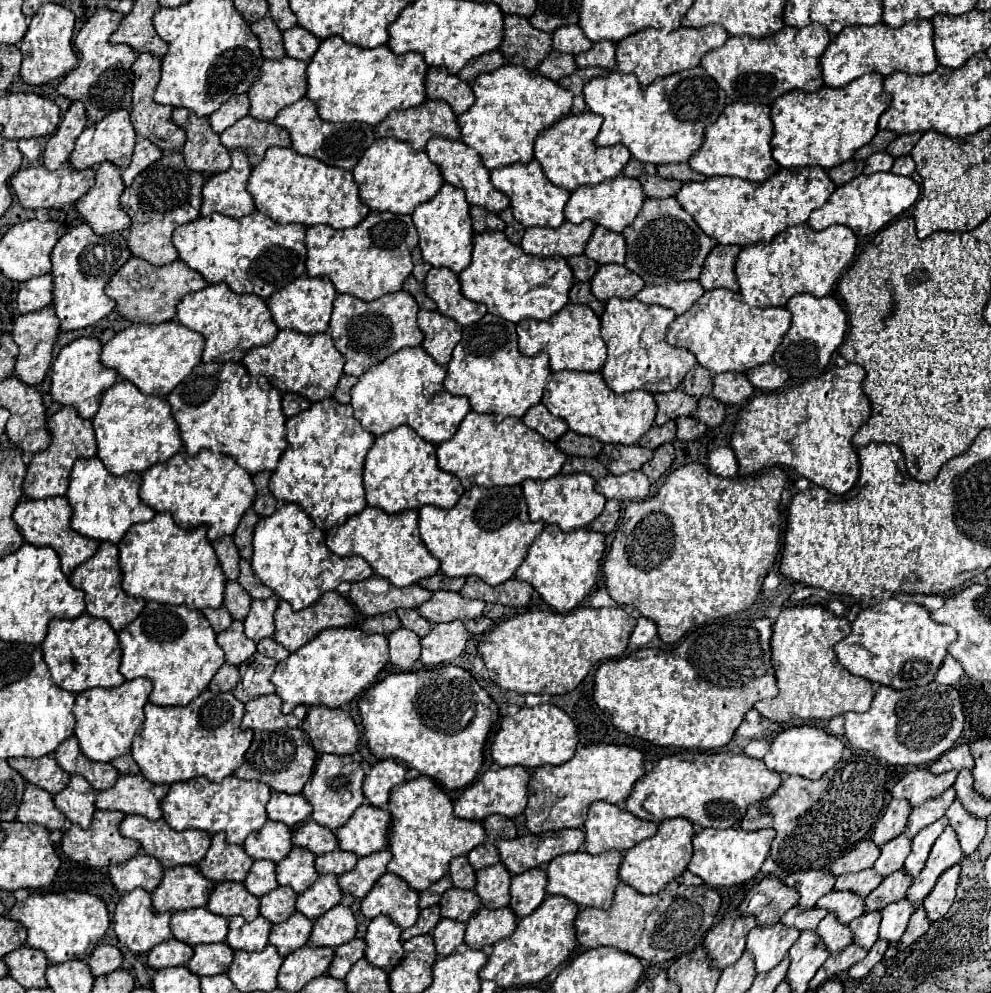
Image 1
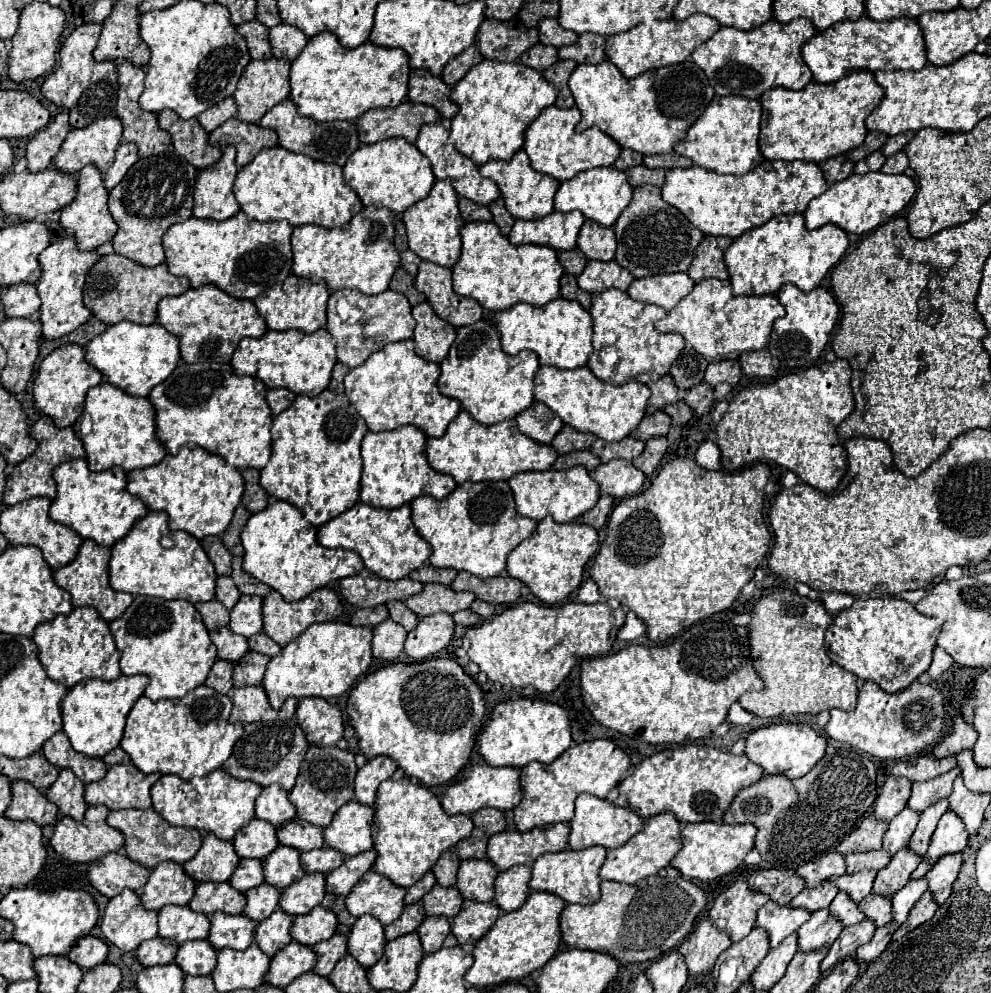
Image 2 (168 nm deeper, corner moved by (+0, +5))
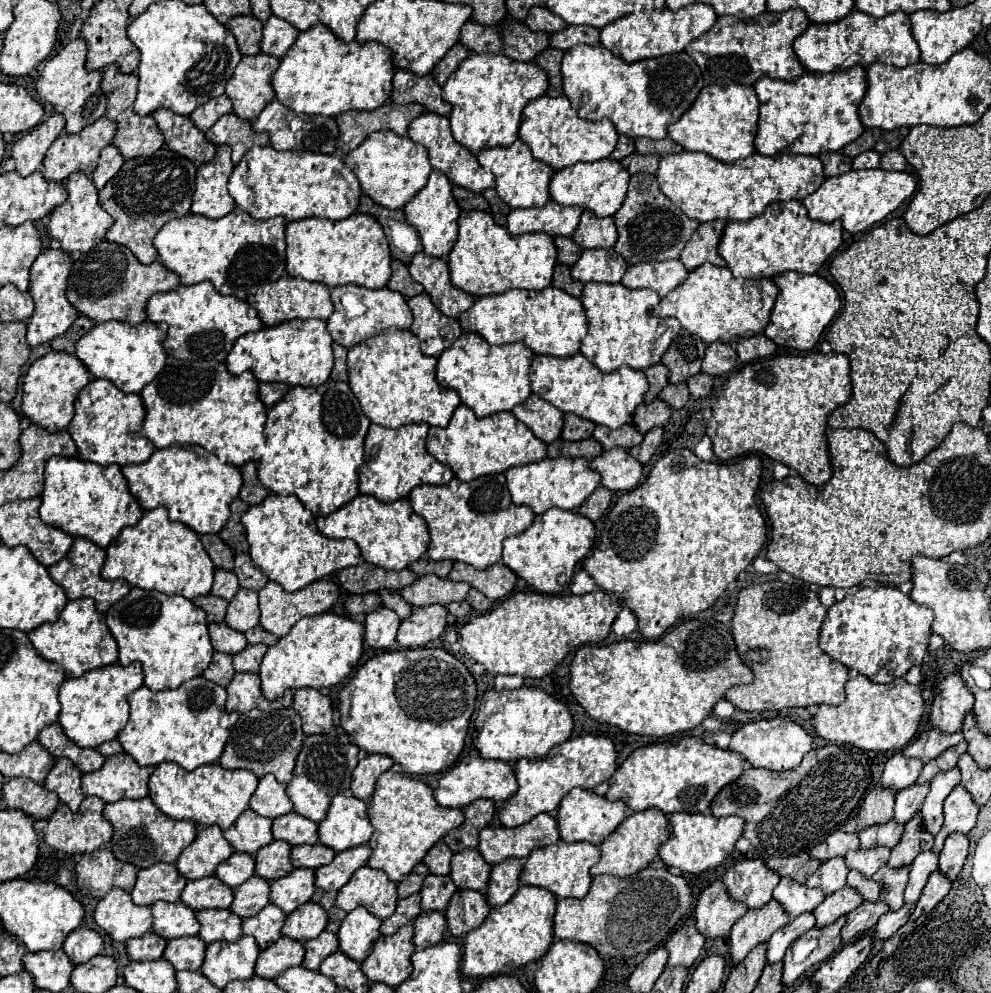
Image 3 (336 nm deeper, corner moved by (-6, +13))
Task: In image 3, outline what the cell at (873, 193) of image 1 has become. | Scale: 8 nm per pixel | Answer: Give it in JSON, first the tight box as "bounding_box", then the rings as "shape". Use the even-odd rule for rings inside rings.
{"bounding_box":[804,170,916,234],"shape":[[[850,170],[842,176],[826,178],[824,184],[810,196],[804,198],[808,216],[820,222],[840,220],[844,230],[858,234],[874,224],[882,222],[890,212],[894,212],[904,200],[908,200],[916,190],[916,178],[908,172],[886,172],[876,170]]]}

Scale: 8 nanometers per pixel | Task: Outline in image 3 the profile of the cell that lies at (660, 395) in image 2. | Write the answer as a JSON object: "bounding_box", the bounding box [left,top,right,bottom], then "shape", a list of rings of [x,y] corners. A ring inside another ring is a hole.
{"bounding_box":[644,364,670,402],"shape":[[[654,364],[650,368],[644,370],[646,378],[648,378],[648,392],[644,394],[644,402],[650,402],[650,400],[656,400],[656,396],[660,394],[660,390],[668,384],[668,376],[670,376],[670,370],[664,366],[664,364]]]}

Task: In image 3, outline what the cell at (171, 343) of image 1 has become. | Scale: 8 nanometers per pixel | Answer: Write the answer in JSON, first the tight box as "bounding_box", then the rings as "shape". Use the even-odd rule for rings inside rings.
{"bounding_box":[76,320,166,392],"shape":[[[144,320],[138,326],[126,322],[102,322],[96,324],[90,332],[86,332],[76,344],[76,356],[86,364],[94,378],[106,378],[114,382],[122,392],[142,392],[154,376],[166,364],[166,350],[162,348],[162,340],[166,340],[166,324],[150,324]]]}

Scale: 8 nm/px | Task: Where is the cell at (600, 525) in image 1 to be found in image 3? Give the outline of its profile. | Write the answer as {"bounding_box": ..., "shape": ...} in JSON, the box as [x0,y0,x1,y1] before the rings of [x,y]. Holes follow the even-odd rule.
{"bounding_box":[580,486,612,522],"shape":[[[600,486],[600,488],[594,490],[594,492],[588,496],[588,500],[580,506],[580,514],[596,522],[596,520],[606,512],[606,508],[610,506],[610,500],[612,500],[612,492]]]}

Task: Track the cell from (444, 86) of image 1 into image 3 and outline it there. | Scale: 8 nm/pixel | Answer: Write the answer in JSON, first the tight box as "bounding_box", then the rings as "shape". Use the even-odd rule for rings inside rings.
{"bounding_box":[392,70,452,116],"shape":[[[396,70],[394,74],[394,92],[392,100],[396,104],[418,102],[426,106],[426,110],[448,116],[452,112],[450,104],[442,100],[442,86],[434,80],[432,74],[418,76],[410,70]]]}

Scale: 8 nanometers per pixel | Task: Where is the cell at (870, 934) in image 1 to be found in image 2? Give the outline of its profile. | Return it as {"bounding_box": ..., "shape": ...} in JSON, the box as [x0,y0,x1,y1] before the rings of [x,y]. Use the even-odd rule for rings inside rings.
{"bounding_box":[860,892,892,926],"shape":[[[870,892],[864,900],[860,900],[860,910],[866,918],[872,918],[876,926],[884,926],[892,922],[892,896],[878,896]]]}

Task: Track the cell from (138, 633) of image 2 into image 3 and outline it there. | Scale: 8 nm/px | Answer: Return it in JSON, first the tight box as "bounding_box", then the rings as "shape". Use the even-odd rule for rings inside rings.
{"bounding_box":[106,588,214,690],"shape":[[[132,588],[126,598],[106,612],[106,624],[120,646],[118,662],[122,666],[142,662],[144,684],[150,690],[178,688],[186,680],[200,676],[214,654],[206,614],[180,594],[166,596],[156,590]]]}

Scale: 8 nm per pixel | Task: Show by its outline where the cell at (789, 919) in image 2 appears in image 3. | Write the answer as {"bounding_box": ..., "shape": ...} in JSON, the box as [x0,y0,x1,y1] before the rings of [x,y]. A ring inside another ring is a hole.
{"bounding_box":[774,876,824,920],"shape":[[[786,876],[774,888],[774,900],[784,906],[788,920],[794,920],[804,912],[814,912],[814,908],[824,900],[824,892],[820,888],[808,888],[804,884],[798,884]]]}

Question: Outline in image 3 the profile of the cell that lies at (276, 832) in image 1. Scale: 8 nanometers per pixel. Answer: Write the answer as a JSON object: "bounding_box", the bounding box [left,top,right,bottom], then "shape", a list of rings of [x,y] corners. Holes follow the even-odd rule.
{"bounding_box":[224,810,274,854],"shape":[[[246,810],[234,822],[234,826],[230,826],[224,832],[224,836],[234,846],[234,850],[256,854],[262,846],[266,846],[266,844],[270,844],[274,840],[274,836],[272,836],[272,820],[260,816],[260,814],[252,812],[252,810]]]}

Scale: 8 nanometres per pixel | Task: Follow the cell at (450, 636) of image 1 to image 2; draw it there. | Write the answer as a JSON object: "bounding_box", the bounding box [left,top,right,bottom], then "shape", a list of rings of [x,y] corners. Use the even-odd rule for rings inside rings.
{"bounding_box":[404,614,454,660],"shape":[[[430,614],[418,620],[418,626],[408,632],[404,652],[414,660],[426,660],[440,652],[454,634],[454,620],[448,614]]]}

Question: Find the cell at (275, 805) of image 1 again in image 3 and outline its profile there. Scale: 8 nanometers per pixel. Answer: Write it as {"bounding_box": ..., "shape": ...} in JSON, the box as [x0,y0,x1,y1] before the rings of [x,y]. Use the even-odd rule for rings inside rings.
{"bounding_box":[250,776,292,818],"shape":[[[264,776],[250,798],[250,808],[260,816],[278,818],[292,810],[292,802],[286,796],[284,784],[278,784],[274,776]]]}

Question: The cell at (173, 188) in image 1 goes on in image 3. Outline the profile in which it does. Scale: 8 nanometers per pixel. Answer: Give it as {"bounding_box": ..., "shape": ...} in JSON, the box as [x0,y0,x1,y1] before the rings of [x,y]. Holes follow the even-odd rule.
{"bounding_box":[100,144,194,264],"shape":[[[166,144],[150,158],[126,160],[120,172],[100,190],[100,204],[114,218],[114,226],[108,230],[106,240],[130,248],[142,264],[154,262],[158,258],[154,236],[166,222],[190,212],[194,180],[194,162],[178,156],[176,152],[166,148]]]}

